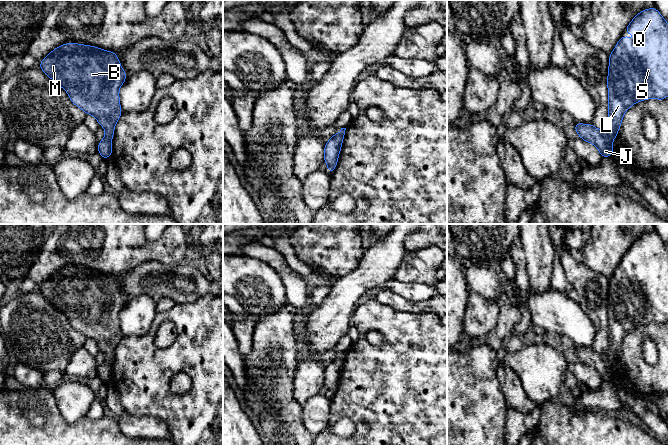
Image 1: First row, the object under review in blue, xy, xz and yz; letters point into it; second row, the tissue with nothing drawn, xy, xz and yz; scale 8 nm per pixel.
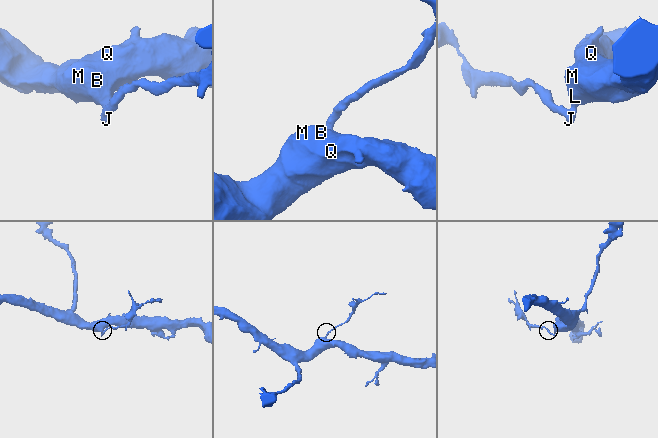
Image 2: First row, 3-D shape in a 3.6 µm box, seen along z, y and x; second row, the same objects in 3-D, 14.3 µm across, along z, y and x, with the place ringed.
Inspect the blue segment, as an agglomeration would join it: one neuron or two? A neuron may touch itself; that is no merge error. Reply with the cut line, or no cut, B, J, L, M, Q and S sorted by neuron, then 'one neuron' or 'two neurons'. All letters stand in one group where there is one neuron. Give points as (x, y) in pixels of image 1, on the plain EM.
cut in yz along (607, 355), (612, 363); B L M Q S / J; two neurons

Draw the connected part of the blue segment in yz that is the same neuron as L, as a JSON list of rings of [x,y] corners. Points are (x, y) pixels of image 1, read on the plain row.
[[[652,231],[637,238],[626,251],[626,257],[634,257],[635,264],[623,260],[609,278],[608,292],[608,357],[615,363],[625,336],[635,327],[649,322],[663,324],[668,321],[668,247],[660,236]]]

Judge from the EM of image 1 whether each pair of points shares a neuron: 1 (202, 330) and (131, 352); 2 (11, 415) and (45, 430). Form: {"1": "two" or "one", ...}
{"1": "one", "2": "one"}

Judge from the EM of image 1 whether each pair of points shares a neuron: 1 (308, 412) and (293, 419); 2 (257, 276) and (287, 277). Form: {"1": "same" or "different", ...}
{"1": "different", "2": "different"}

